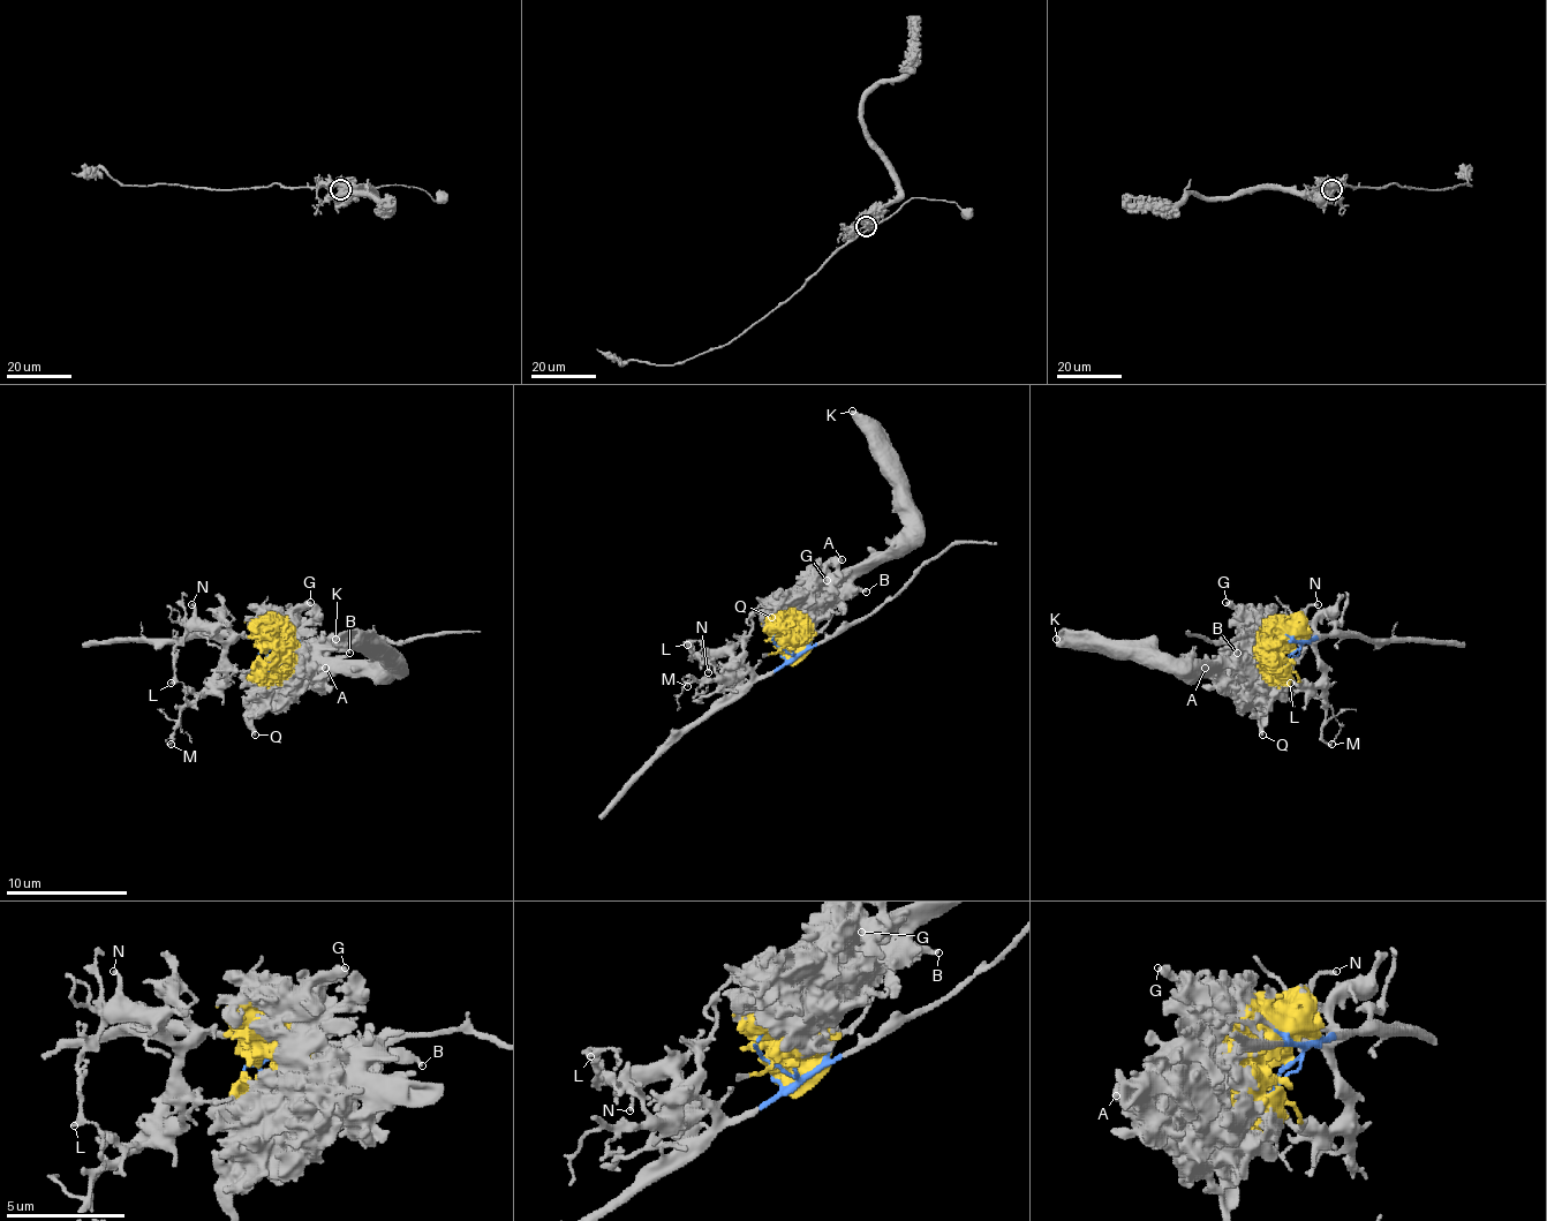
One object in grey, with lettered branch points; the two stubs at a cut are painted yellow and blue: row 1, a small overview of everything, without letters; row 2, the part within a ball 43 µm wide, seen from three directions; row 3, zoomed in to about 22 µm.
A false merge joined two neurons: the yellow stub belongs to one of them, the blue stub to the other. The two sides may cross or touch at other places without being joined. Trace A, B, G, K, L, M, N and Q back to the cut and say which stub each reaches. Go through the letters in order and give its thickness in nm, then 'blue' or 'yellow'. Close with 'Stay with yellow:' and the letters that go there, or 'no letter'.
A: 340 nm thick; yellow
B: 280 nm thick; yellow
G: 340 nm thick; yellow
K: 500 nm thick; yellow
L: 180 nm thick; blue
M: 130 nm thick; blue
N: 140 nm thick; blue
Q: 280 nm thick; yellow
Stay with yellow: A, B, G, K, Q

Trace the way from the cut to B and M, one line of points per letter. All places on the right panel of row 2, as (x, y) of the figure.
B: (1293, 650), (1239, 650), (1236, 654)
M: (1293, 650), (1321, 635), (1315, 647), (1325, 711), (1321, 739), (1330, 745)

